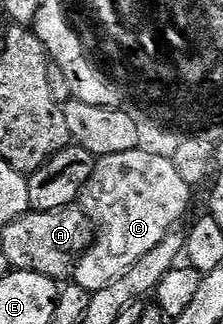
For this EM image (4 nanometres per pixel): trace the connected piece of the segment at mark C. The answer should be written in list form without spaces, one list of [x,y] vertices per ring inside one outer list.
[[[140,148],[99,158],[93,176],[78,201],[95,226],[95,240],[75,266],[74,285],[85,288],[93,295],[121,280],[121,276],[125,276],[125,272],[129,272],[129,268],[145,256],[145,252],[157,248],[157,244],[161,244],[161,240],[178,227],[175,225],[186,216],[191,206],[191,192],[193,186],[185,181],[167,154],[154,154],[151,150]]]

